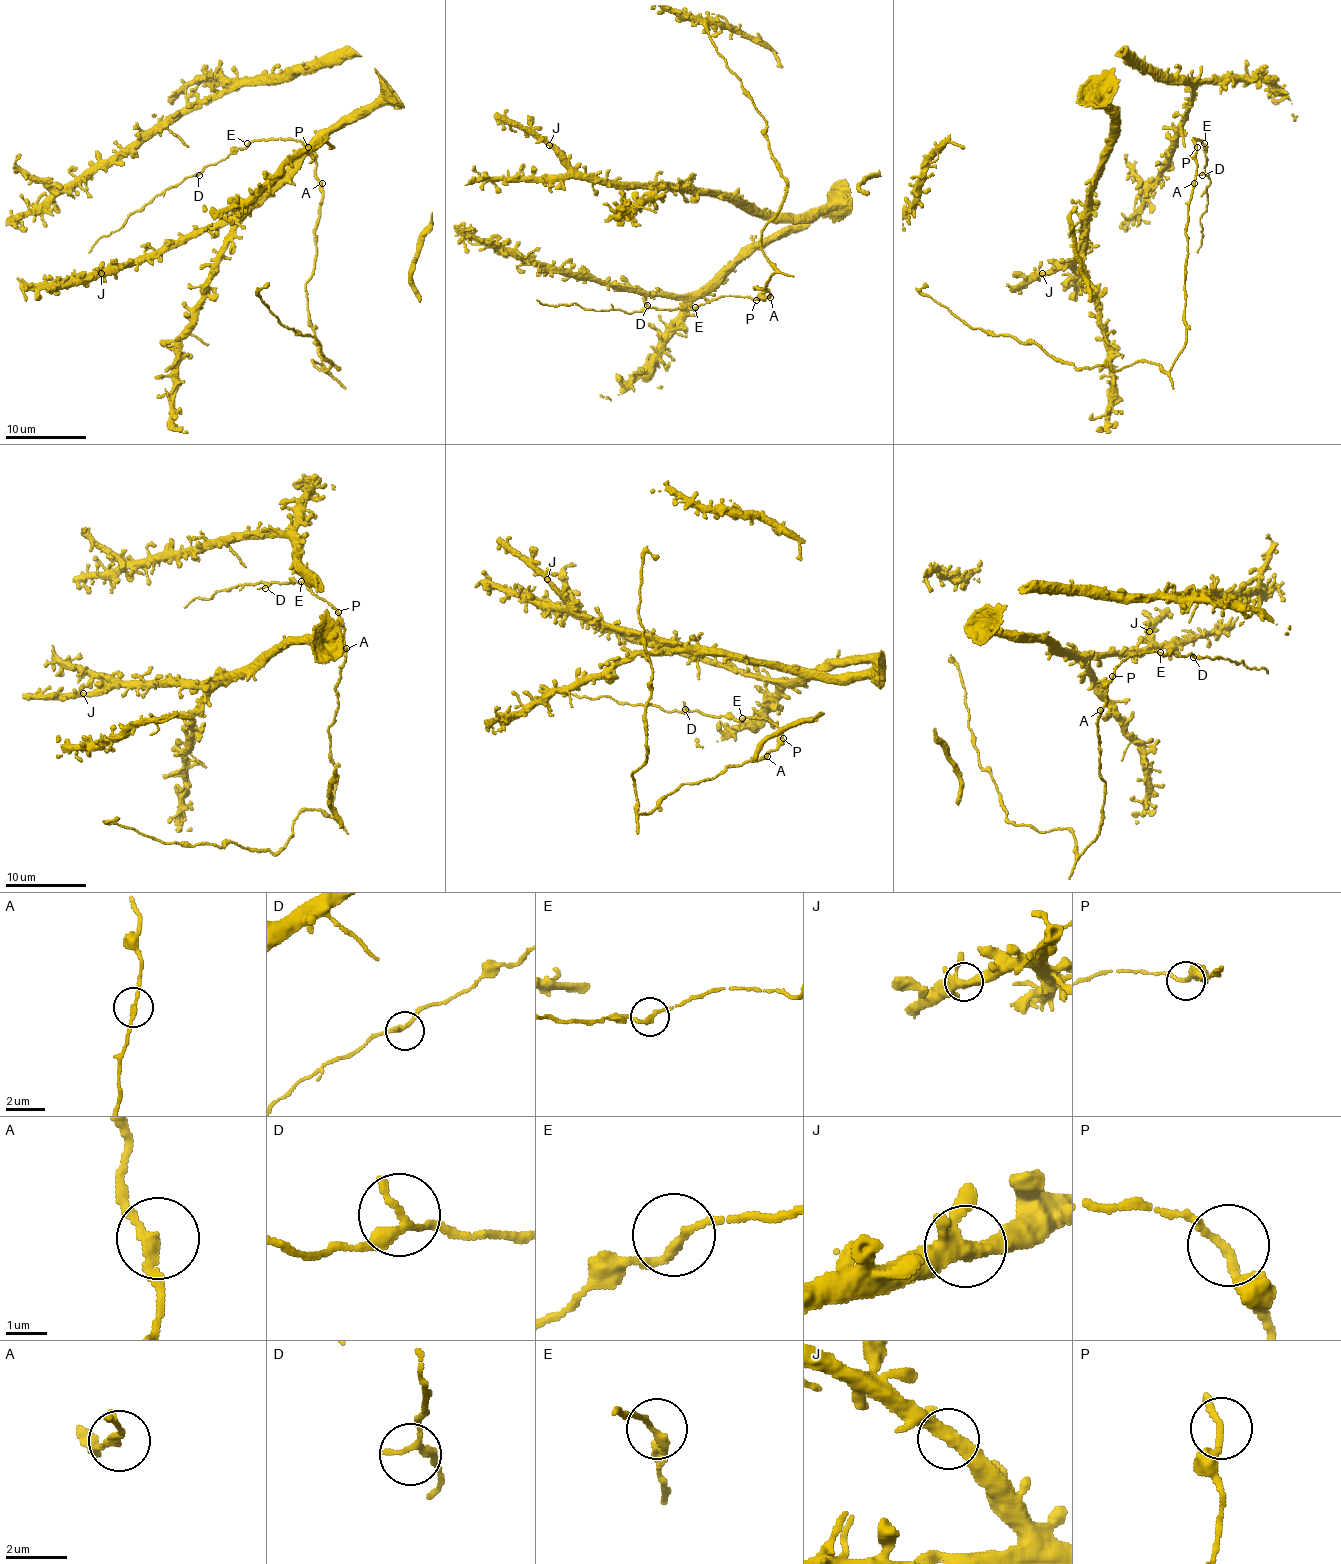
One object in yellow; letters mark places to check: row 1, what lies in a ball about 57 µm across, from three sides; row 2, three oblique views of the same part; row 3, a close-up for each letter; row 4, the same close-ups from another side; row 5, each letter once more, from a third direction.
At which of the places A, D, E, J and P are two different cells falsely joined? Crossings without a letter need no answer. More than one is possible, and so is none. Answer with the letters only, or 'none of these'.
none of these

